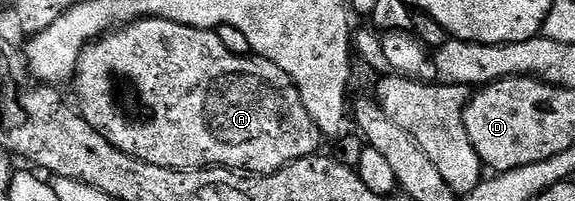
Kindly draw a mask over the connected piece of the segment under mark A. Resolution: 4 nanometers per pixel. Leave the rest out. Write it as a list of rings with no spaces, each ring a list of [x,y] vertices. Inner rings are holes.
[[[140,18],[138,22],[126,23],[106,34],[102,38],[91,43],[79,58],[79,68],[75,71],[73,87],[75,94],[79,97],[77,109],[89,125],[97,132],[101,132],[121,152],[132,154],[134,158],[145,160],[149,164],[157,164],[161,168],[173,168],[174,170],[201,170],[208,166],[222,166],[224,170],[237,170],[249,174],[272,174],[281,168],[285,168],[293,160],[308,158],[310,154],[320,149],[319,141],[321,135],[319,129],[313,124],[309,112],[305,112],[305,104],[297,92],[291,78],[277,64],[258,56],[244,56],[229,52],[225,44],[221,44],[221,36],[213,30],[202,30],[201,28],[189,28],[185,24],[173,24],[173,20],[161,20],[160,18]],[[111,78],[124,78],[127,82],[135,85],[135,94],[139,97],[141,105],[147,109],[147,118],[131,119],[129,115],[123,114],[119,106],[111,97],[115,94],[115,86]]]

